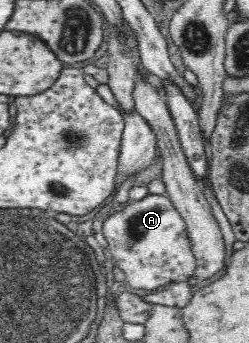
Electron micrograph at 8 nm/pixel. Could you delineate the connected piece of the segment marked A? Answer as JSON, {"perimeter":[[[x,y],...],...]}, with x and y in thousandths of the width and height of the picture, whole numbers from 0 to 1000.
{"perimeter":[[[598,560],[566,583],[434,630],[410,665],[434,703],[422,738],[490,784],[526,837],[618,851],[687,819],[755,819],[783,802],[791,764],[747,653],[675,574]]]}

